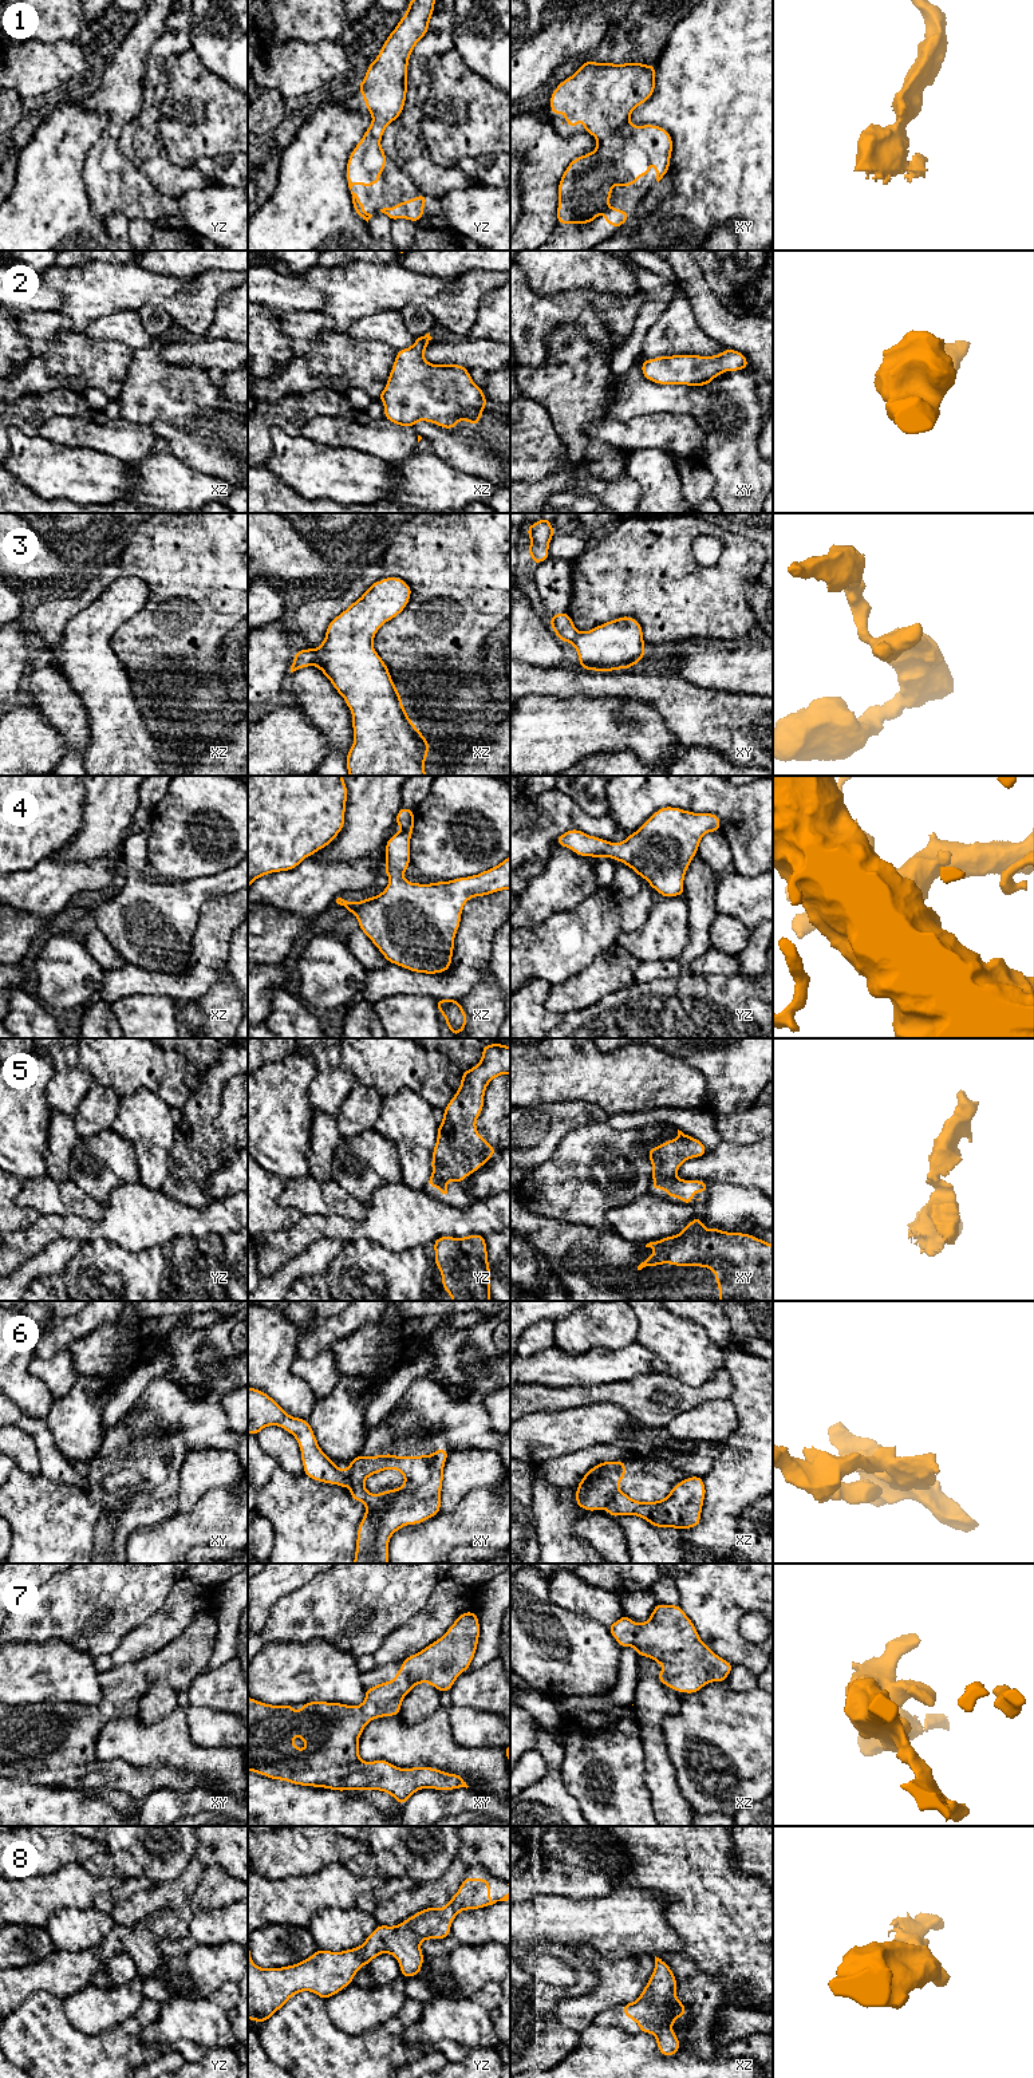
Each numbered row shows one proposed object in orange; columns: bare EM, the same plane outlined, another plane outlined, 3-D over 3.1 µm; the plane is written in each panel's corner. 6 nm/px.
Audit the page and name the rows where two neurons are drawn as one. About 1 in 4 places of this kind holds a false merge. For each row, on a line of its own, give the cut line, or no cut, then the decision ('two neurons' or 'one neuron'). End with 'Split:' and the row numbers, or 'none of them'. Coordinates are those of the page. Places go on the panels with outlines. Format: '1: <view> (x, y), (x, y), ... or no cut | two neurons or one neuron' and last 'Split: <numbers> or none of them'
1: no cut | one neuron
2: no cut | one neuron
3: xz (315, 650), (315, 661), (312, 663) | two neurons
4: no cut | one neuron
5: no cut | one neuron
6: xz (618, 1490), (604, 1507) | two neurons
7: no cut | one neuron
8: no cut | one neuron
Split: 3, 6

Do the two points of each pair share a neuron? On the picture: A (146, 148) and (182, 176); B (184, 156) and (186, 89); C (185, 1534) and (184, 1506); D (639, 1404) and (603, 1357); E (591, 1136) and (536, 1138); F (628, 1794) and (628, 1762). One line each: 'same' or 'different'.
A: same
B: same
C: different
D: different
E: different
F: same

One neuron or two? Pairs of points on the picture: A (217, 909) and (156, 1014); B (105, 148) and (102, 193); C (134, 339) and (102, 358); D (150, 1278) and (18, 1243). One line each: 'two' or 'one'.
A: two
B: one
C: two
D: two

